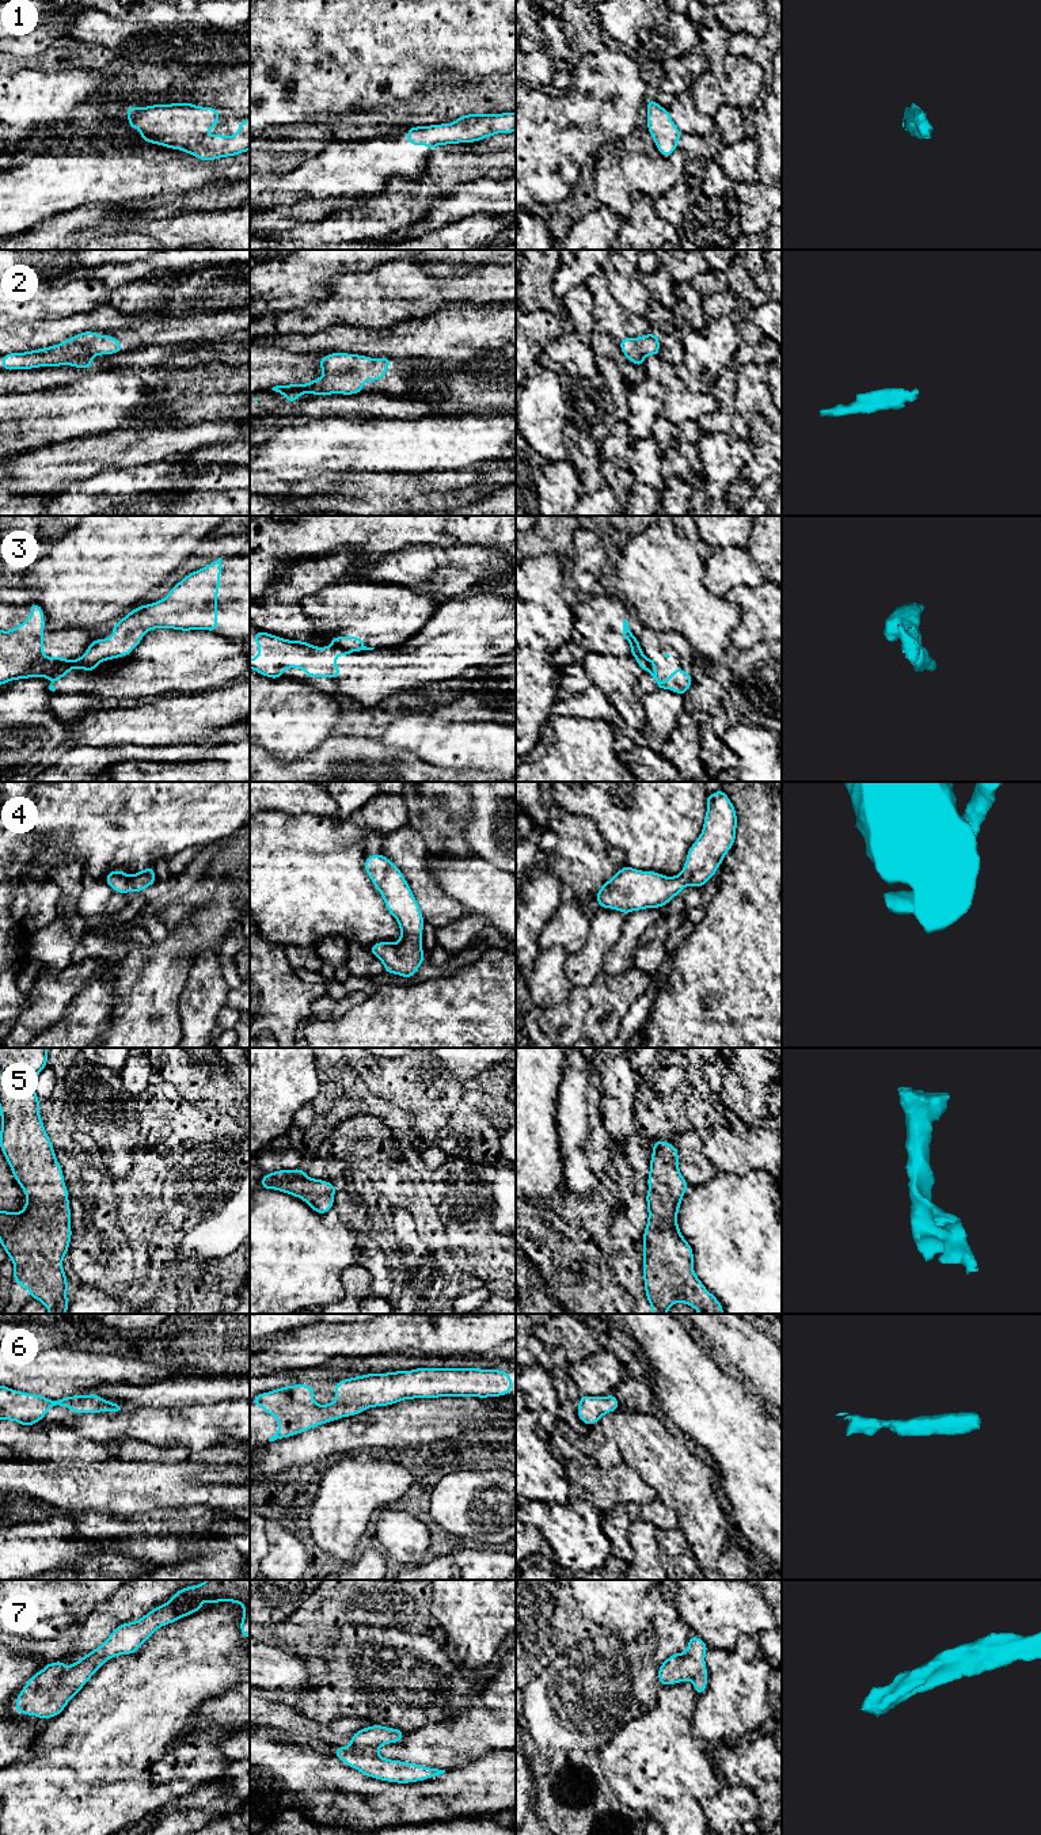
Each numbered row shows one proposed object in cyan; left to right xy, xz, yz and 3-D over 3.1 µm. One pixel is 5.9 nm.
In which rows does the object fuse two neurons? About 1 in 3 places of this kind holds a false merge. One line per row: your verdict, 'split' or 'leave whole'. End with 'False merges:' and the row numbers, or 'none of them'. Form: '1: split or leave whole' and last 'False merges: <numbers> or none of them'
1: leave whole
2: leave whole
3: split
4: leave whole
5: leave whole
6: leave whole
7: leave whole
False merges: 3

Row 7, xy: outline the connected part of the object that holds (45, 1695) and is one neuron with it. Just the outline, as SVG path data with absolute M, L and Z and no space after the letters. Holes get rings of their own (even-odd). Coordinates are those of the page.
M205 1580L175 1592L166 1604L156 1606L138 1621L119 1625L102 1645L68 1668L61 1660L48 1663L22 1688L15 1711L41 1720L58 1716L107 1660L137 1653L159 1627L205 1608L200 1600L210 1604L223 1600L242 1604L240 1633L244 1638L250 1637L250 1580Z

